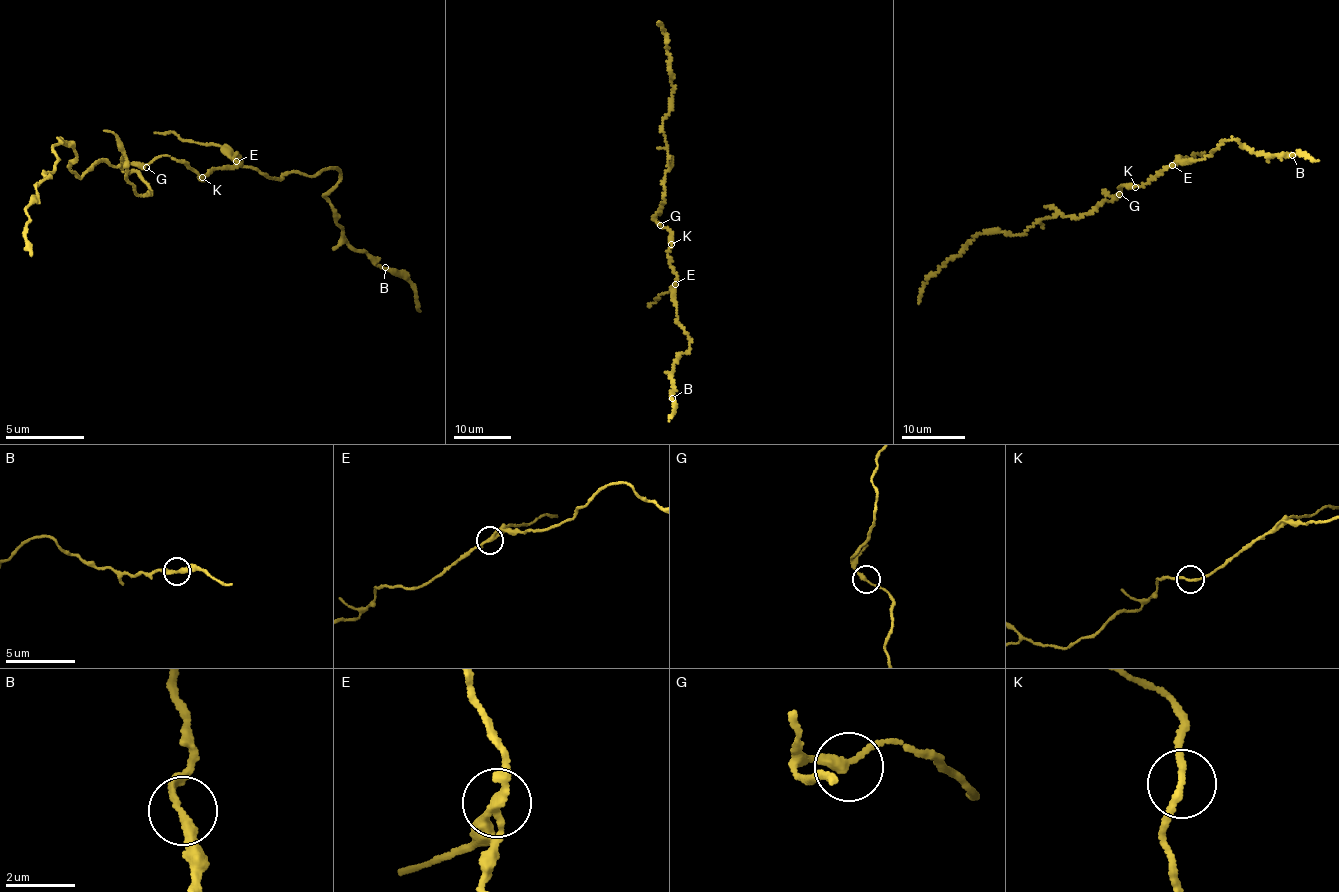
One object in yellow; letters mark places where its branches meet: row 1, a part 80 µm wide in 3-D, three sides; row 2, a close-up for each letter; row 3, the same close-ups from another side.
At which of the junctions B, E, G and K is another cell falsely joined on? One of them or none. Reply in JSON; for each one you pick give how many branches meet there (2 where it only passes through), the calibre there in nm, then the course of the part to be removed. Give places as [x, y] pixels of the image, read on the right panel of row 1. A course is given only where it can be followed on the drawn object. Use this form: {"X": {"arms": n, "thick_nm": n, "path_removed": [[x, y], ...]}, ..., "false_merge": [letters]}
{"E": {"arms": 2, "thick_nm": 240, "path_removed": [[1172, 165], [1181, 158], [1189, 159], [1203, 154]]}, "false_merge": ["E"]}

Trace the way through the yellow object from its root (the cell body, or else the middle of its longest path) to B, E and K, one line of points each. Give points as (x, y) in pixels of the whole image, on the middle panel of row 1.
B: (661, 225), (670, 234), (673, 300), (690, 343), (674, 364), (672, 398)
E: (661, 225), (670, 234), (668, 258), (676, 275), (675, 283)
K: (661, 225), (669, 231), (670, 244)

